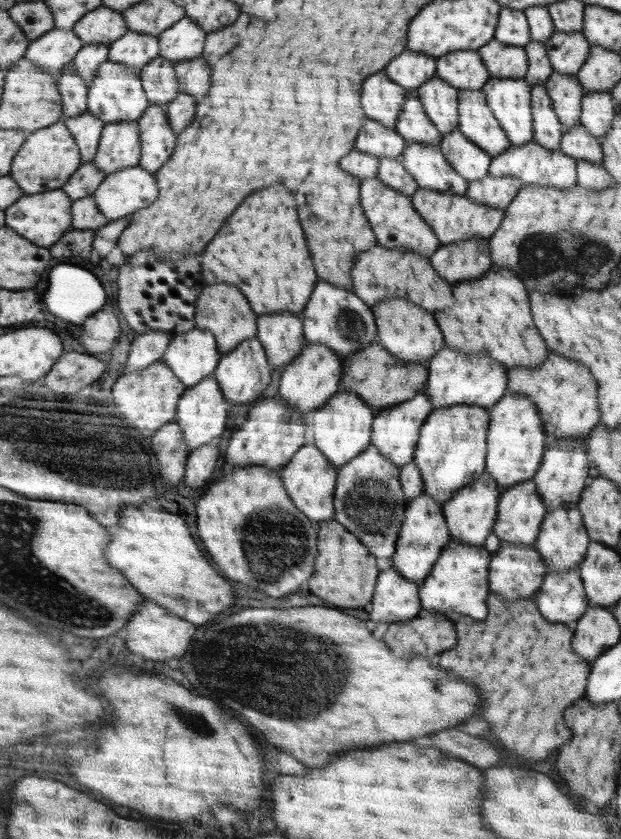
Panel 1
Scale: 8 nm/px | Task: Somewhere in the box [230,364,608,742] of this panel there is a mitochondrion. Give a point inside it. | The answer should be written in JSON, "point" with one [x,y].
{"point":[272,528]}

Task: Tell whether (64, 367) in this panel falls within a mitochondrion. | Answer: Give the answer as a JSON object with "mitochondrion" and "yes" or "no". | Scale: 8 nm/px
{"mitochondrion":"no"}

